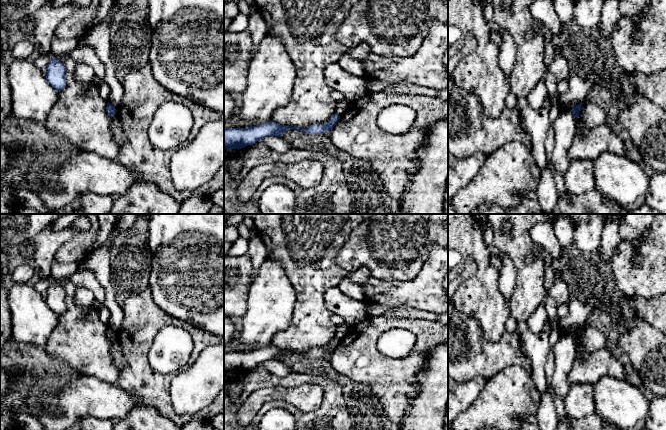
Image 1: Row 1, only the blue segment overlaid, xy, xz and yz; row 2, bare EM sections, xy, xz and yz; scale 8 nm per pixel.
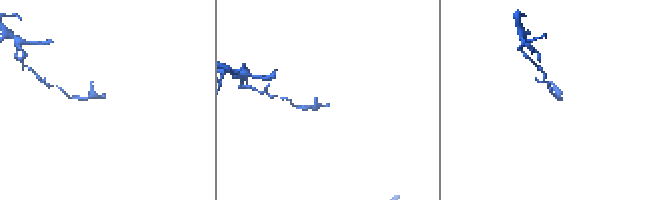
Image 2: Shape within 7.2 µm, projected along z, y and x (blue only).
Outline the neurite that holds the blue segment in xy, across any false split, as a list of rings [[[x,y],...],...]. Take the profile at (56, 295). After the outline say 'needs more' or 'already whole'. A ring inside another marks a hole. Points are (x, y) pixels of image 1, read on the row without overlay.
[[[51,280],[45,300],[48,307],[60,316],[66,311],[65,299],[65,290],[56,281]]]; already whole

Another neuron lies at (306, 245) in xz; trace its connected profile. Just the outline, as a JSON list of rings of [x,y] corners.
[[[253,214],[252,219],[257,236],[266,246],[268,258],[283,266],[296,291],[291,324],[287,329],[274,335],[272,345],[280,349],[300,352],[328,347],[335,338],[337,325],[331,320],[333,313],[327,308],[324,296],[330,288],[338,287],[346,277],[347,271],[337,265],[336,258],[352,230],[363,221],[363,214]]]

